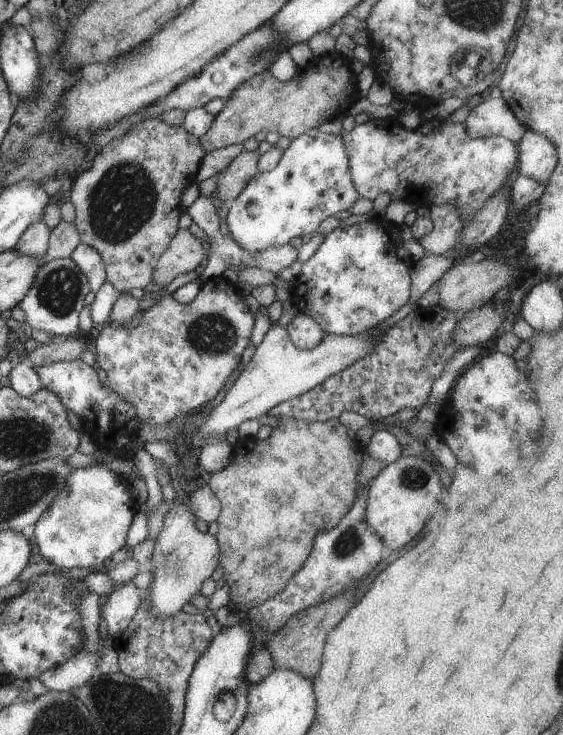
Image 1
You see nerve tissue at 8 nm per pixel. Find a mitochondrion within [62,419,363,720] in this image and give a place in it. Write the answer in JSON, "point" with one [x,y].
{"point":[172,569]}

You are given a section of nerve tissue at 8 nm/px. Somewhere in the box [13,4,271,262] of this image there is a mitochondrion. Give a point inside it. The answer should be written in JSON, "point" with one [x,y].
{"point":[122,201]}

